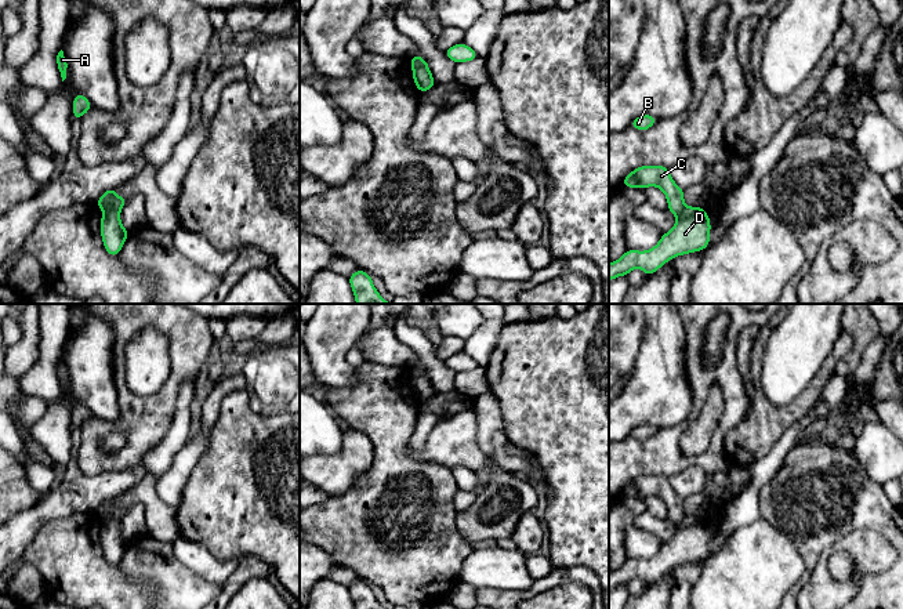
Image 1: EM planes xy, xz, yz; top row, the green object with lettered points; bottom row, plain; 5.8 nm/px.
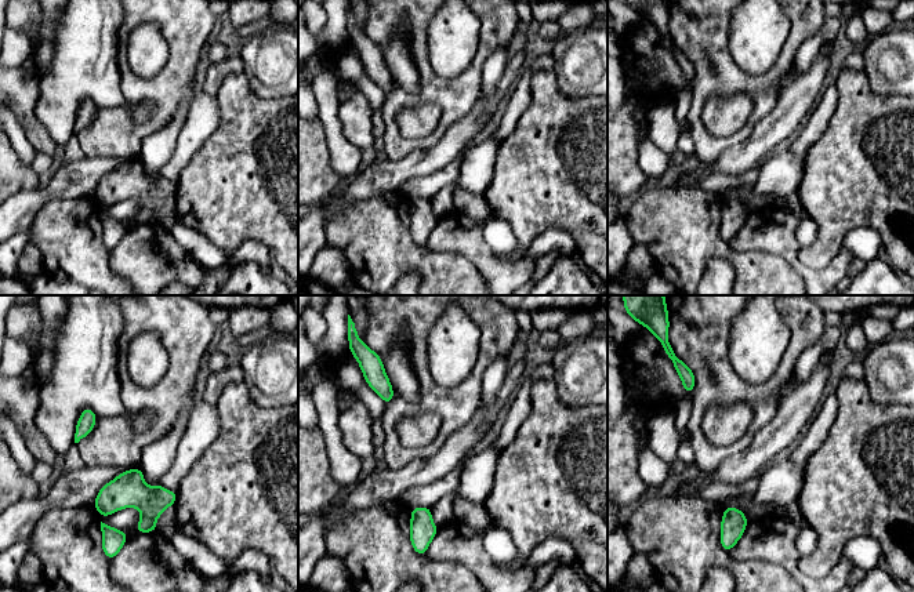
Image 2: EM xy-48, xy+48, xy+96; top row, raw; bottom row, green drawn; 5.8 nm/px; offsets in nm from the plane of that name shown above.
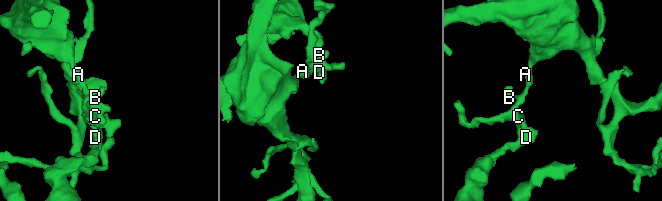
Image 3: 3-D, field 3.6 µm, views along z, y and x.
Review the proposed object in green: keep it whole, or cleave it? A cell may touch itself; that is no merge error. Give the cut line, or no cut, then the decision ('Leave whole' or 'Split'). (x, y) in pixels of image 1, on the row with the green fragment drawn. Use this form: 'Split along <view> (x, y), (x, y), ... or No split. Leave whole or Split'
Split along xy (119, 209), (111, 209), (104, 213). Split

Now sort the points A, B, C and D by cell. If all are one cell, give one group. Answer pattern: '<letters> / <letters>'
A B C / D

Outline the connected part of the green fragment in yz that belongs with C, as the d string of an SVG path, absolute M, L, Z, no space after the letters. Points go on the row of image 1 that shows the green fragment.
M641 166L623 180L623 186L645 189L657 186L667 196L668 211L679 215L685 209L683 189L681 189L664 166Z

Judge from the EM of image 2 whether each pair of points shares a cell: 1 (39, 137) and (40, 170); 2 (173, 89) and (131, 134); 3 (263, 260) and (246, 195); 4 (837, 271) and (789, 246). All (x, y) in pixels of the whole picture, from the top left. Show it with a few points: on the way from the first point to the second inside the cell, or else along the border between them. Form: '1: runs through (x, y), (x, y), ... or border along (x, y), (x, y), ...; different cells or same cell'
1: border along (37, 151), (51, 158); different cells
2: runs through (166, 102), (163, 112), (145, 129); same cell
3: border along (271, 251), (261, 243), (245, 240), (229, 258); different cells
4: runs through (823, 275), (808, 275), (793, 260); same cell

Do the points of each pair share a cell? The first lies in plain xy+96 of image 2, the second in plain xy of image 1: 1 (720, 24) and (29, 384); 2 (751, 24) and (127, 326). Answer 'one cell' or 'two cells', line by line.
1: two cells
2: two cells

